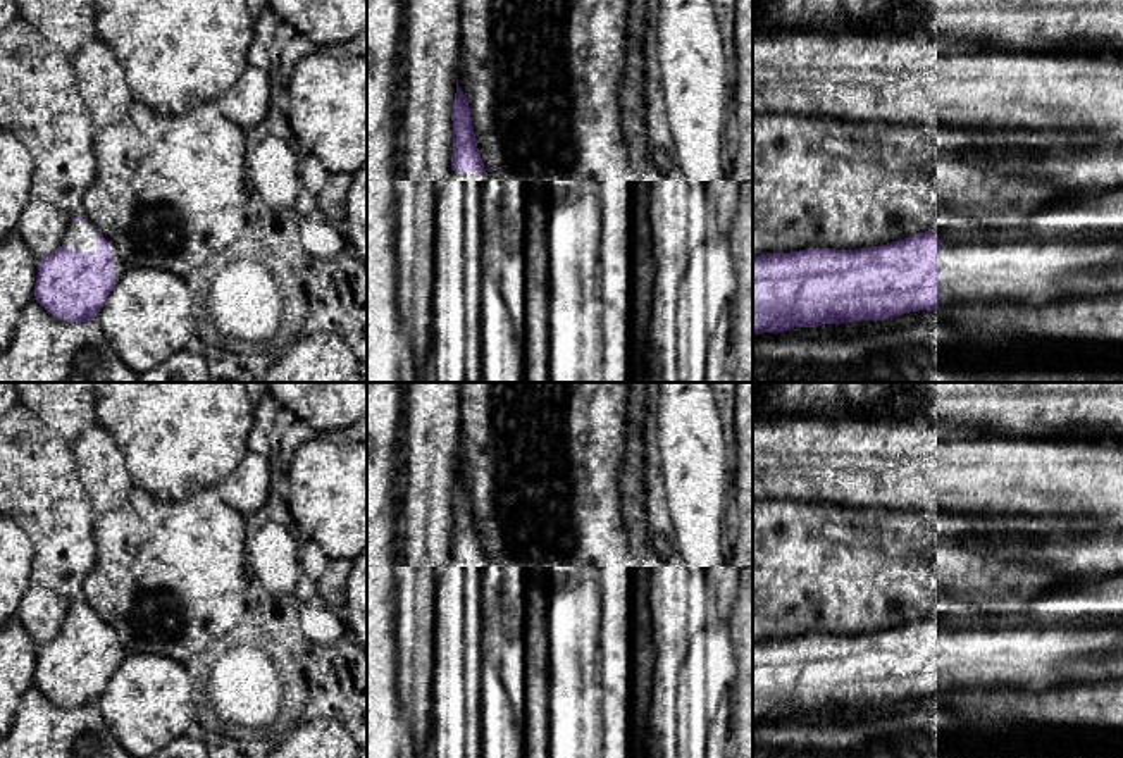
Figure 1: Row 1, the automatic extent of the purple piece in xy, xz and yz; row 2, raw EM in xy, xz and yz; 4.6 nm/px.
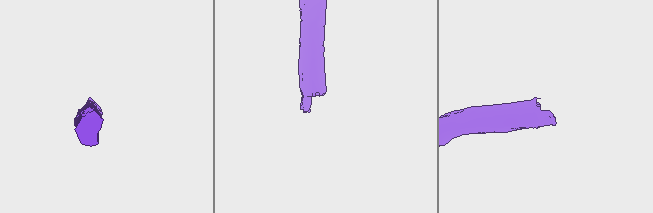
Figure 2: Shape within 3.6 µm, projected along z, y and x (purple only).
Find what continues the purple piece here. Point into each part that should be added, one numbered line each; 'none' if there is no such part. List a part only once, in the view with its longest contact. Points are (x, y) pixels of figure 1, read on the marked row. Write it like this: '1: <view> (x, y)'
1: xy (117, 240)

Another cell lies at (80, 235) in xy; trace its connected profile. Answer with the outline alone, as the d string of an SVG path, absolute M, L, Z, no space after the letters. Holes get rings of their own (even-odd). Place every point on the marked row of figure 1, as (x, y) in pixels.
M22 17L0 33L0 129L16 136L33 158L31 200L40 200L67 215L59 246L96 252L96 227L84 215L83 193L96 179L93 134L96 126L78 88L71 53L59 50Z

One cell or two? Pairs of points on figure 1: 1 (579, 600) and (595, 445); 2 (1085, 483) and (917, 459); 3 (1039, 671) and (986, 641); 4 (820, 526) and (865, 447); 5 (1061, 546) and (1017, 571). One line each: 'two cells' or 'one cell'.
1: one cell
2: one cell
3: one cell
4: two cells
5: two cells

